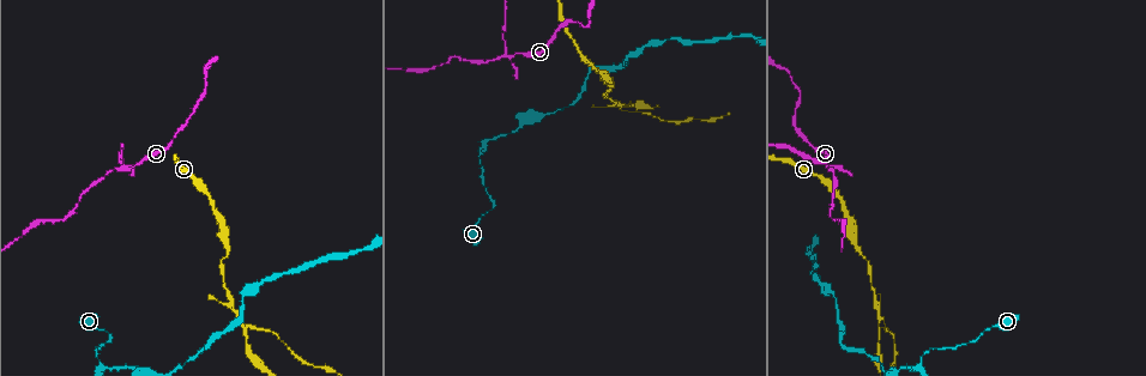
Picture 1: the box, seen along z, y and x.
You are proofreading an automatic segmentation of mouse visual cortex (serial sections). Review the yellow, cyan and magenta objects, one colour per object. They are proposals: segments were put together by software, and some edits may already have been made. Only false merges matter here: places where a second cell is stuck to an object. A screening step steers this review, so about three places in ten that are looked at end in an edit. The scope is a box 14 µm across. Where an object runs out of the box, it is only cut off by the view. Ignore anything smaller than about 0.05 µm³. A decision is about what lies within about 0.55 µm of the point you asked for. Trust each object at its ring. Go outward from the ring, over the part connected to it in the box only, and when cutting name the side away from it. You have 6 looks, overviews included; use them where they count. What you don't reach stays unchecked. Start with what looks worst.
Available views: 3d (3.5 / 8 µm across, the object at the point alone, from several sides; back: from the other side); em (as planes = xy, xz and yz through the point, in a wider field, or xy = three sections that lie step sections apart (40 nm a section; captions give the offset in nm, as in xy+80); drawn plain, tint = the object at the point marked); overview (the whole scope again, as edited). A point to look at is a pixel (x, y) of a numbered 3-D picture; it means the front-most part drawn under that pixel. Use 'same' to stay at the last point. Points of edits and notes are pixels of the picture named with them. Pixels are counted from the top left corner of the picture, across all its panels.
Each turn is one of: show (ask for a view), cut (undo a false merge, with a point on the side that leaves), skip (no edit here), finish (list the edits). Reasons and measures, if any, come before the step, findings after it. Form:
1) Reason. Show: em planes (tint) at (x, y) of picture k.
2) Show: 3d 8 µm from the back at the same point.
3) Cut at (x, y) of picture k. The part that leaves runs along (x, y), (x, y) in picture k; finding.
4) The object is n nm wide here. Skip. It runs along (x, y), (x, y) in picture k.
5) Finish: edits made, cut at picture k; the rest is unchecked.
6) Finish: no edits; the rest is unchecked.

Side arm on a straight run. Show: 3d 3.5 µm at (830, 168) of picture 1.

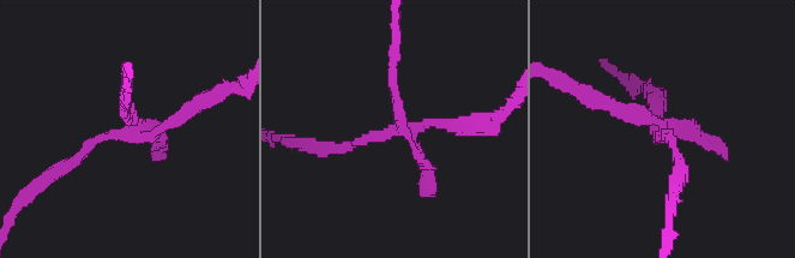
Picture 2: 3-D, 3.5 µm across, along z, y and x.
Show: em xy step 5 (tint) at (401, 133) of picture 2.

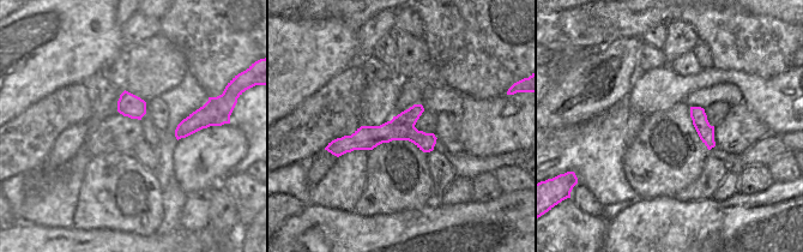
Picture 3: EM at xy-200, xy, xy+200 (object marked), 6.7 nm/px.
Show: em xy step 1 (tint) at the same point.

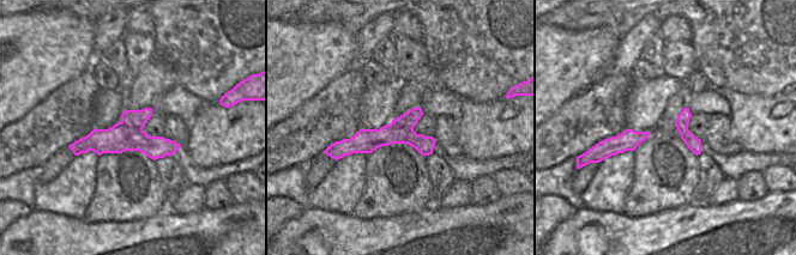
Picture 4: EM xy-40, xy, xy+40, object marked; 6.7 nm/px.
Cut at (429, 184) of picture 2. The part that leaves runs along (399, 128), (392, 89), (396, 30) in picture 2; a second cell is stuck on.

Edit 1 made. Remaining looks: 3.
Two arms in line, one across. Show: 3d 8 µm at (880, 316) of picture 1.

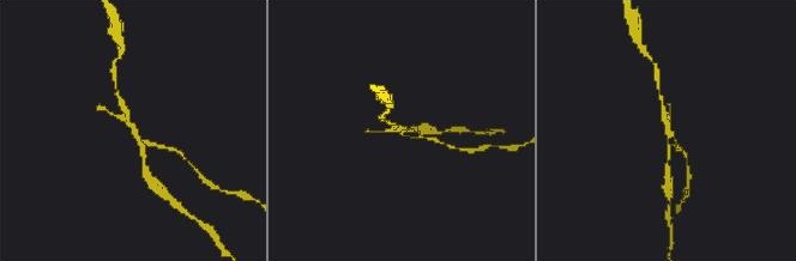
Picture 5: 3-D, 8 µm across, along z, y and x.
3 arms meet here; the arms are 100, 150, 150 nm wide; now the EM. Show: em xy step 2 (tint) at (670, 131) of picture 5.

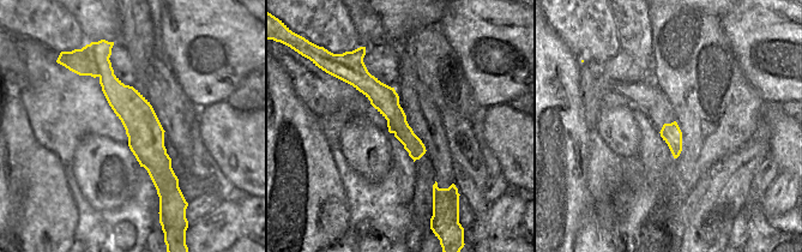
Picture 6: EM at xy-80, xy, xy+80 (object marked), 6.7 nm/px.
The object is 180 nm wide here. Cut at (102, 108) of picture 5. A border runs along (89, 46), (98, 70), (98, 76) in picture 6; a second cell is stuck on.

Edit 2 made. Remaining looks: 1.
Finish: edits made, cut at picture 2, cut at picture 5; the rest is unchecked.

